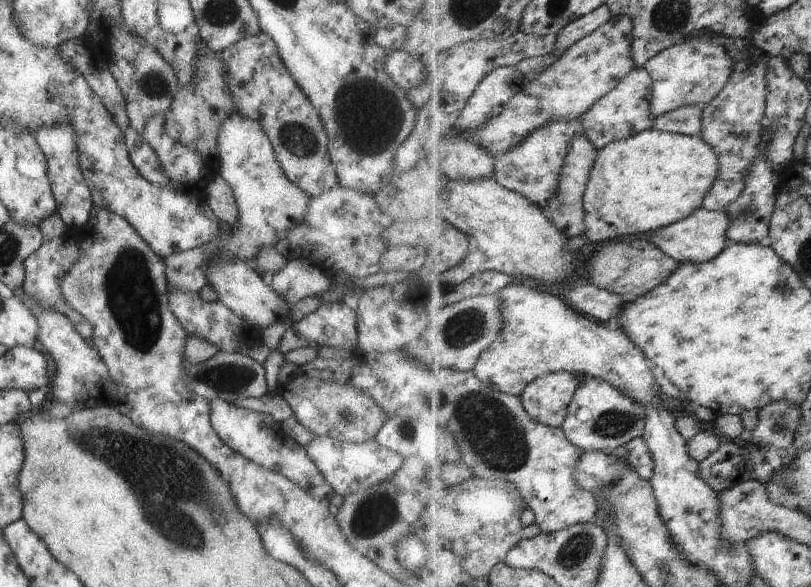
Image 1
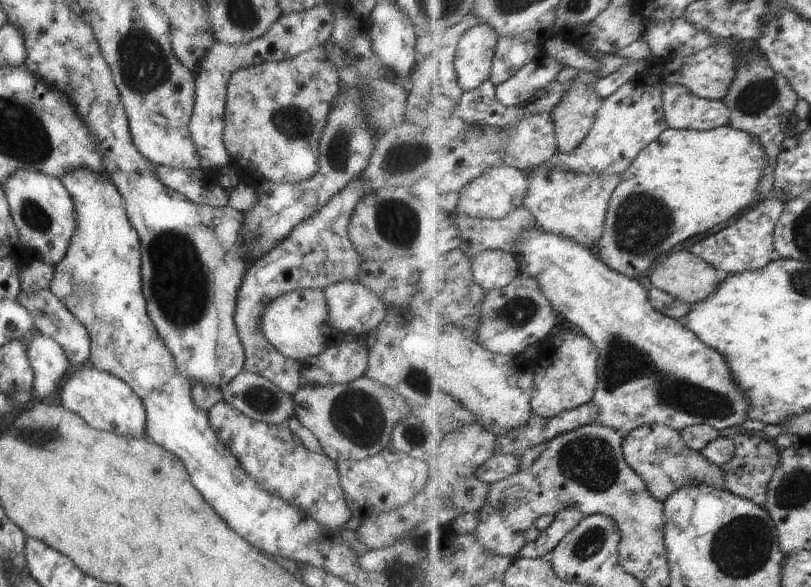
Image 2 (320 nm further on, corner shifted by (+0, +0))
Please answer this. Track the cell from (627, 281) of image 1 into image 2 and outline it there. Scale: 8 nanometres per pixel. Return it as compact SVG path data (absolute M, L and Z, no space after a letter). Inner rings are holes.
M690 250L671 252L662 262L656 264L656 267L651 270L648 277L651 284L655 285L658 289L688 302L691 306L713 295L720 287L721 282L725 280L723 272Z

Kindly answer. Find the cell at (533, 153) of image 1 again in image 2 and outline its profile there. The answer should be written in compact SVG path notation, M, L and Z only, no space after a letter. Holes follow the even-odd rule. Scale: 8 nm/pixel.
M554 165L539 166L527 174L528 194L524 204L545 230L570 238L575 242L596 250L597 244L604 235L605 221L608 218L610 200L617 186L621 184L622 176L581 174L565 171Z

